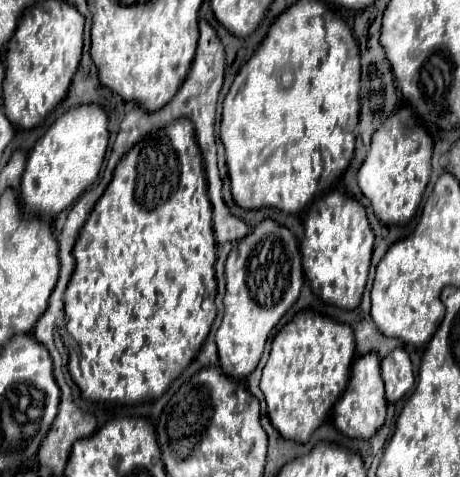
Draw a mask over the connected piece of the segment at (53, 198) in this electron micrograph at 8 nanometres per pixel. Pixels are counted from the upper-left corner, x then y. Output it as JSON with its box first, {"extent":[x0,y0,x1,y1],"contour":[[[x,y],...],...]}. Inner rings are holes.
{"extent":[23,105,109,217],"contour":[[[77,105],[61,115],[29,153],[23,181],[23,211],[33,217],[55,217],[97,179],[109,143],[107,115],[99,105]]]}

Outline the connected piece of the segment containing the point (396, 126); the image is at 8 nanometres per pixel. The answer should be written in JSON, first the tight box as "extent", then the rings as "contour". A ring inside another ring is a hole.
{"extent":[359,107,433,225],"contour":[[[411,107],[397,109],[373,135],[365,163],[359,169],[359,187],[369,199],[375,215],[383,225],[405,225],[415,215],[431,175],[433,141],[423,125],[415,119]]]}

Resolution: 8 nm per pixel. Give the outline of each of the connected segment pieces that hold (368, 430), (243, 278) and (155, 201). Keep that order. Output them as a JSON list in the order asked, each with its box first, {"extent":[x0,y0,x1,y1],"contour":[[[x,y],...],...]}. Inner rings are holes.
[{"extent":[333,355,387,439],"contour":[[[363,355],[355,361],[351,381],[333,409],[333,423],[349,439],[371,439],[385,423],[387,399],[381,383],[381,359],[377,355]]]},{"extent":[217,219,303,381],"contour":[[[265,219],[259,223],[241,243],[237,243],[231,251],[231,255],[225,261],[225,297],[223,297],[223,321],[217,331],[217,349],[219,349],[219,361],[225,375],[231,379],[243,381],[247,375],[255,371],[259,365],[259,359],[265,351],[265,343],[273,331],[273,327],[281,321],[281,317],[293,307],[293,303],[299,297],[299,291],[303,287],[303,267],[301,267],[301,253],[297,247],[297,241],[293,233],[281,225],[277,225],[271,219]]]},{"extent":[63,119,217,405],"contour":[[[177,119],[171,125],[149,133],[143,137],[117,165],[113,173],[113,181],[109,183],[107,191],[91,211],[87,223],[81,229],[81,235],[73,249],[75,255],[75,271],[65,291],[65,323],[63,323],[63,343],[69,351],[69,373],[81,395],[85,399],[97,403],[121,403],[121,405],[137,405],[141,401],[153,401],[161,397],[169,385],[185,371],[185,367],[195,359],[203,341],[207,339],[211,325],[217,315],[215,295],[217,295],[217,279],[215,279],[215,237],[211,227],[211,203],[207,199],[207,181],[203,173],[203,157],[195,141],[193,125],[189,119]]]}]

